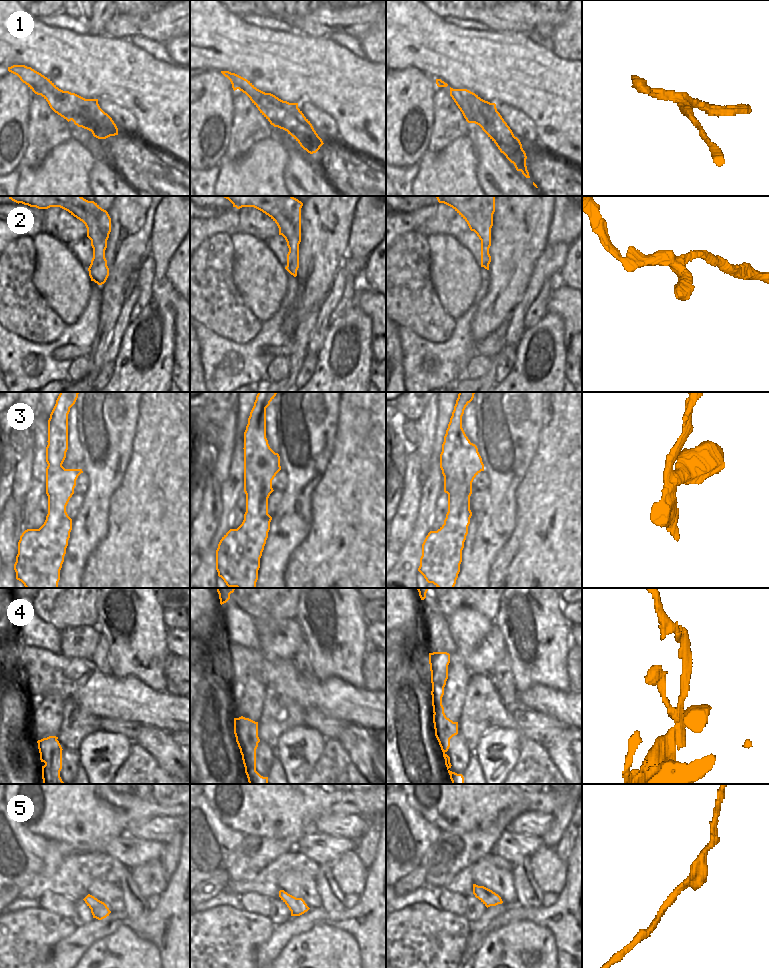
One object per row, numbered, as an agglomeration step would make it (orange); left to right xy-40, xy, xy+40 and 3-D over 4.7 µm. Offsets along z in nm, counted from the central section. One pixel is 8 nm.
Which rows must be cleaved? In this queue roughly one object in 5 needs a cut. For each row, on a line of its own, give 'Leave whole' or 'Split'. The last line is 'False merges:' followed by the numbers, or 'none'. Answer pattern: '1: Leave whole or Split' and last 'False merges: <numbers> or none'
1: Split
2: Leave whole
3: Leave whole
4: Split
5: Leave whole
False merges: 1, 4.

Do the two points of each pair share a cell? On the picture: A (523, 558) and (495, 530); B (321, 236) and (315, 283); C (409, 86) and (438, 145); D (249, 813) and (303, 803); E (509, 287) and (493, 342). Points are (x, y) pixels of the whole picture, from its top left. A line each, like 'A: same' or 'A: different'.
A: different
B: same
C: different
D: same
E: different

